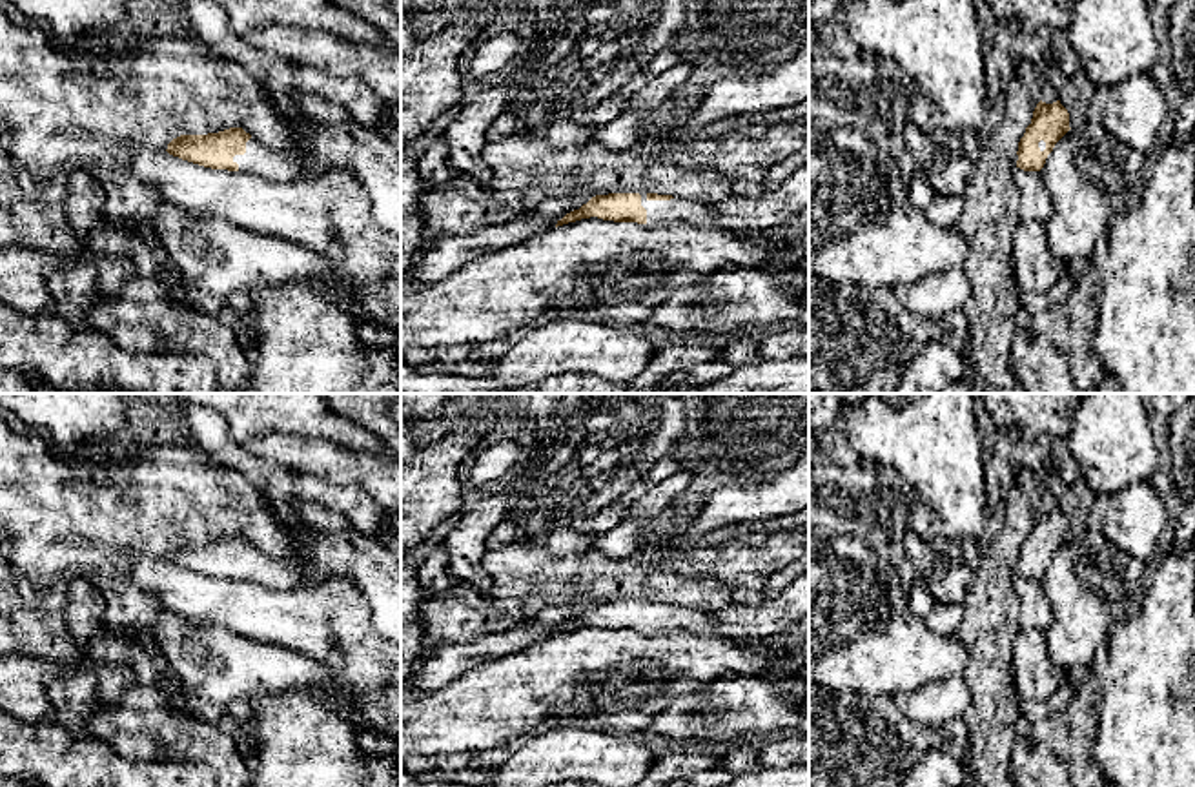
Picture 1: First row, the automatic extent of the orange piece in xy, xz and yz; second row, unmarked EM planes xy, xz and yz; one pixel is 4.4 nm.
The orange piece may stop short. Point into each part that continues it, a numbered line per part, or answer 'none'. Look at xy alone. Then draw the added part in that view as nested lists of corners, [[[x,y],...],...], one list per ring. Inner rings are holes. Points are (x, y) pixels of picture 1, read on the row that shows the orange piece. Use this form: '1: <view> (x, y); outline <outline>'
1: xy (334, 141); outline [[[301,95],[286,111],[288,120],[301,133],[306,155],[312,158],[310,171],[302,173],[295,155],[273,151],[255,138],[246,142],[244,155],[233,157],[239,169],[271,182],[293,182],[315,179],[330,169],[350,169],[372,200],[373,220],[383,230],[401,237],[401,155],[395,148],[377,129],[355,122],[337,104]]]

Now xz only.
1: xz (769, 210); outline [[[809,166],[796,169],[776,188],[765,189],[760,197],[734,197],[718,204],[698,200],[649,200],[641,193],[641,206],[647,210],[647,224],[690,224],[734,233],[758,233],[778,228],[798,215],[809,204]]]

